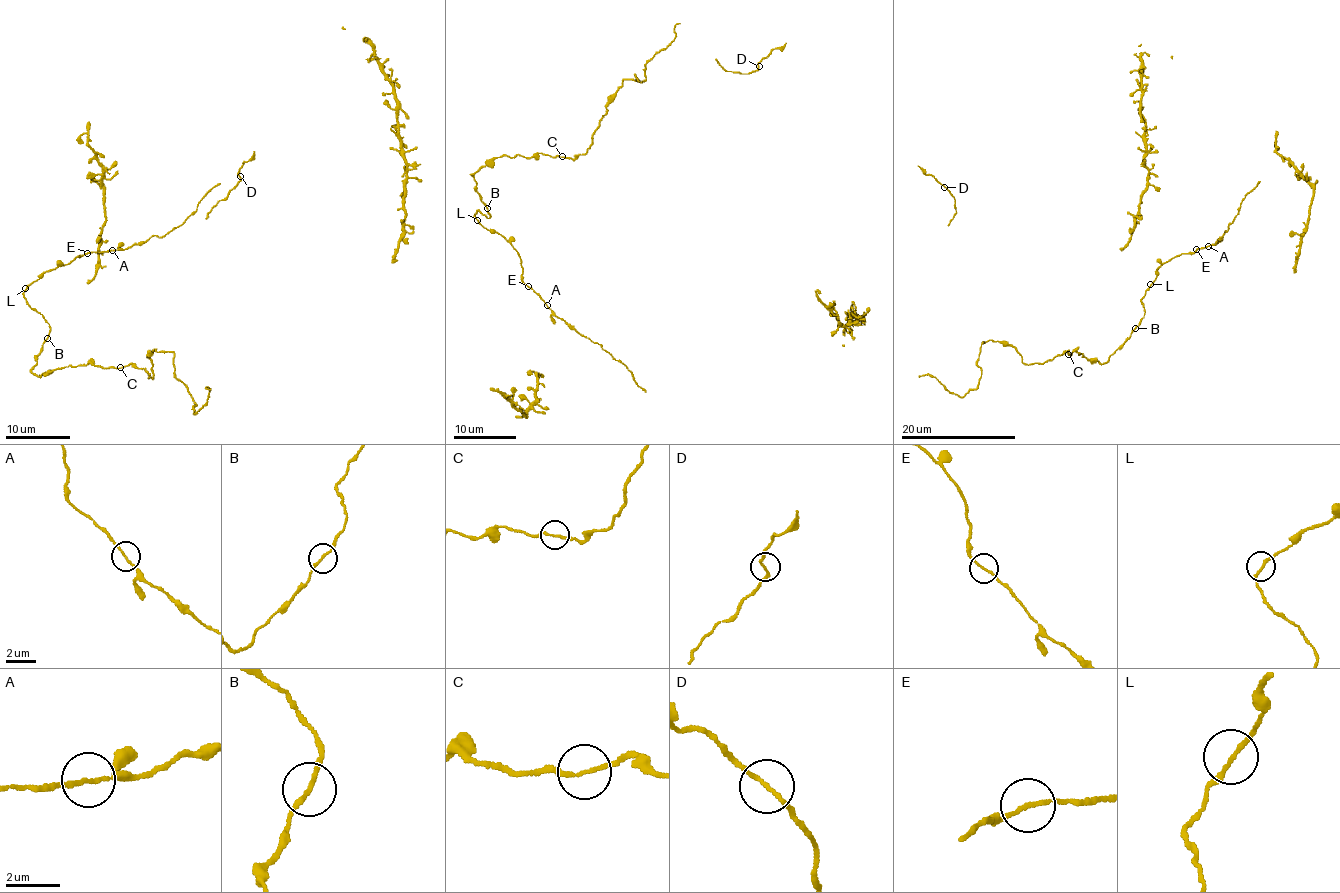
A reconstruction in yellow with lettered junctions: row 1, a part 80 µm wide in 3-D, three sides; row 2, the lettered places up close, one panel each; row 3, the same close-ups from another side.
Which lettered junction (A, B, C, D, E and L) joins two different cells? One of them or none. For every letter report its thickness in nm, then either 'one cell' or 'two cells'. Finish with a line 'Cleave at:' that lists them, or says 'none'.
A: 130 nm | one cell
B: 150 nm | one cell
C: 140 nm | one cell
D: 140 nm | one cell
E: 130 nm | one cell
L: 150 nm | one cell
Cleave at: none

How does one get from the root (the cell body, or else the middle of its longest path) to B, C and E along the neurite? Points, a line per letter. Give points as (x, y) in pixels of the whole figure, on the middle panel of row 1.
B: (646, 389), (623, 364), (560, 319), (523, 282), (519, 253), (474, 216), (478, 210), (489, 218), (487, 208)
C: (646, 389), (556, 316), (523, 282), (515, 248), (474, 216), (489, 215), (471, 174), (504, 155), (563, 156)
E: (646, 389), (636, 383), (623, 364), (560, 319), (528, 286)

